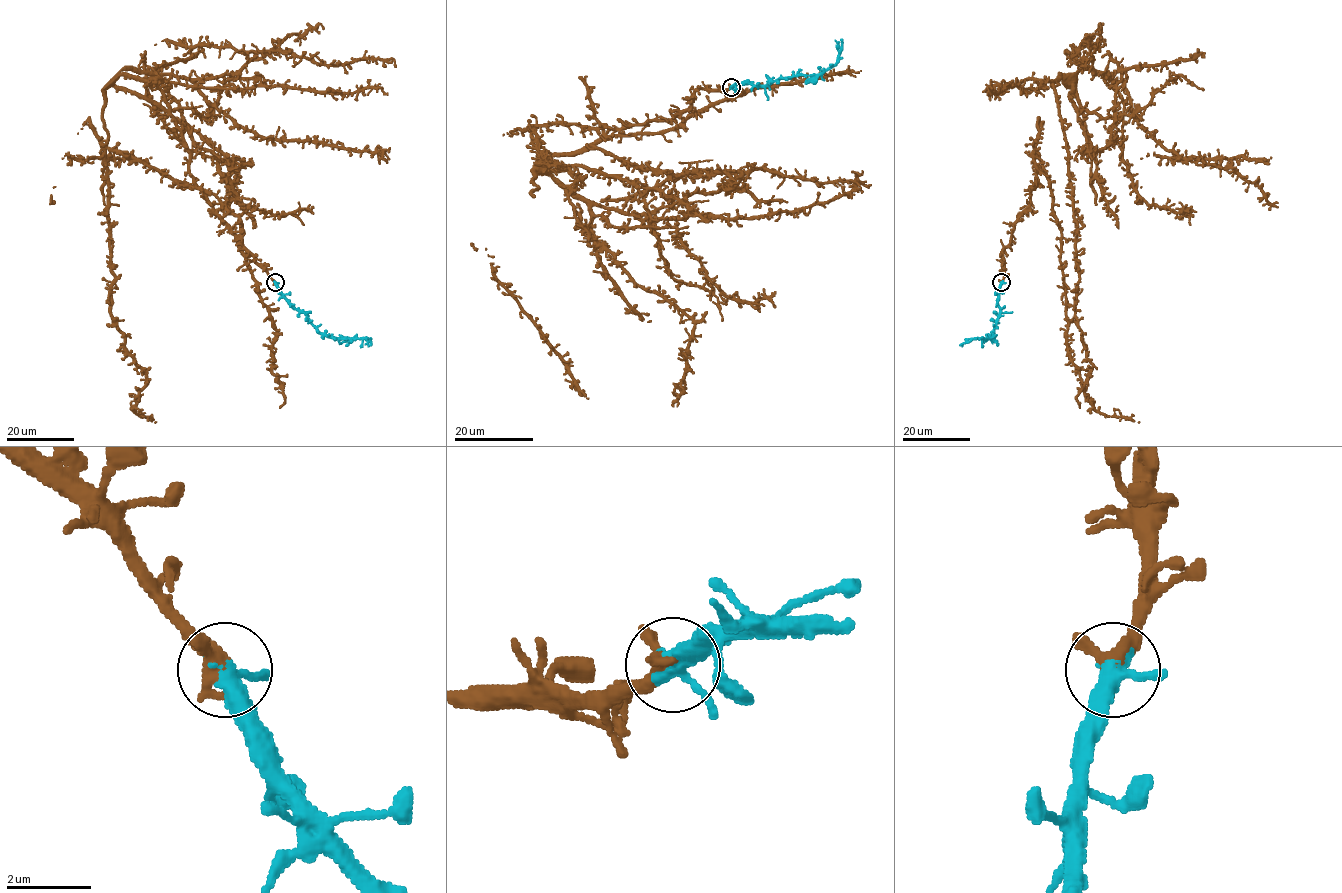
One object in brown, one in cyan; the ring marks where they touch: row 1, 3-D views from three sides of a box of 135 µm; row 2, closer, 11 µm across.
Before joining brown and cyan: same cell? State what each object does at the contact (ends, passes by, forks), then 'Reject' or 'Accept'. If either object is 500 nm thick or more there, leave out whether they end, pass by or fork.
At the ring brown passes by. At the ring cyan passes by. Accept

